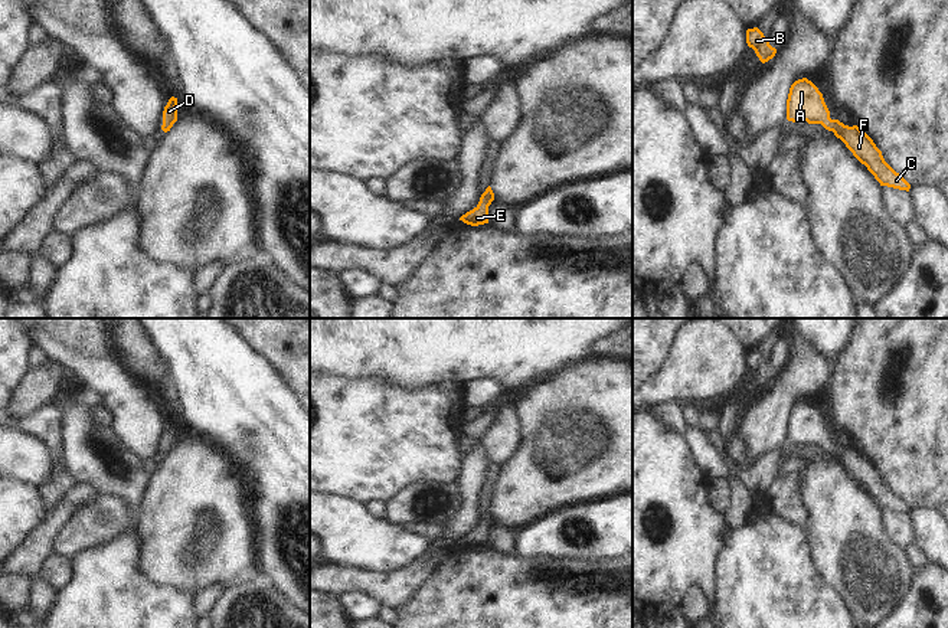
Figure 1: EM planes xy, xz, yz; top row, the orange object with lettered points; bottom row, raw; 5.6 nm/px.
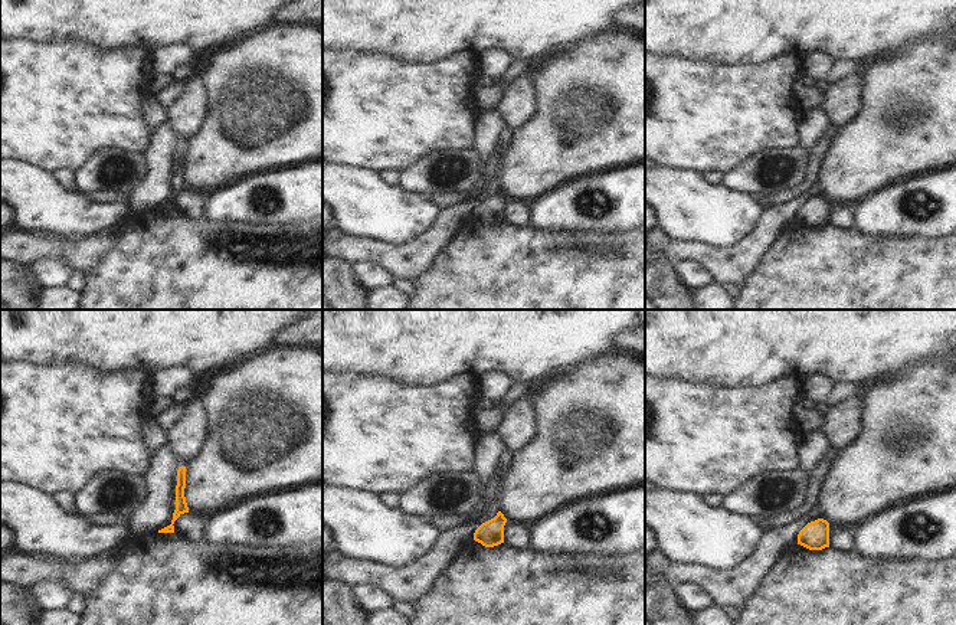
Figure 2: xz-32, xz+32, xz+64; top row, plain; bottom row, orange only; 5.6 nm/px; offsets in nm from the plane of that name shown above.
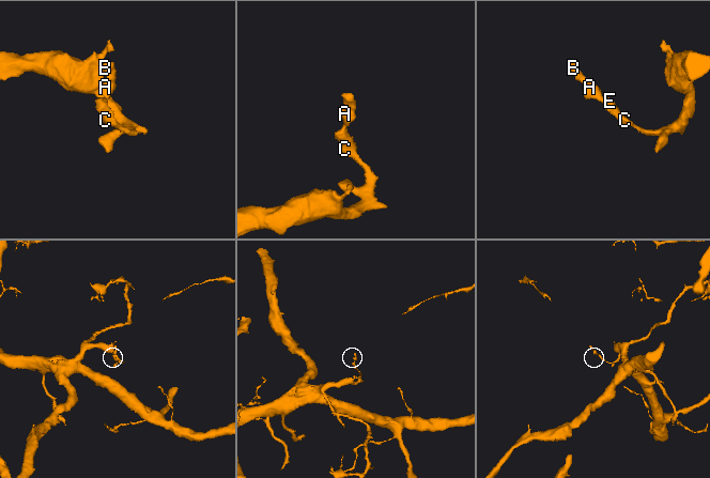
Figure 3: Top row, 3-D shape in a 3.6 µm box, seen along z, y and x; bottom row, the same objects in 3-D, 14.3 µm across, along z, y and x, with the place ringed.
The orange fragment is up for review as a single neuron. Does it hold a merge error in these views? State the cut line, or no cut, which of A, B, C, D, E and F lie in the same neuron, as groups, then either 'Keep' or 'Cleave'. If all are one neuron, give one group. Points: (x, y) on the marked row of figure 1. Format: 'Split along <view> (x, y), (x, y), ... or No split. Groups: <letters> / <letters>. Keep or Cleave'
No split. Groups: A B C D E F. Keep

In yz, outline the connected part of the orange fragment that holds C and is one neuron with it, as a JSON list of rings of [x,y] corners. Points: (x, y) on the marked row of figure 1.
[[[807,78],[795,81],[790,88],[787,120],[792,122],[807,121],[808,124],[821,124],[846,144],[880,186],[909,192],[911,184],[885,161],[882,151],[863,130],[857,125],[849,127],[839,120],[830,118],[823,94]]]

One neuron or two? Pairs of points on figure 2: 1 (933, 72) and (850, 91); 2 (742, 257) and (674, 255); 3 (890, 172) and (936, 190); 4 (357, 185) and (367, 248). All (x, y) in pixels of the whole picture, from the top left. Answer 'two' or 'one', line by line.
1: two
2: one
3: two
4: two

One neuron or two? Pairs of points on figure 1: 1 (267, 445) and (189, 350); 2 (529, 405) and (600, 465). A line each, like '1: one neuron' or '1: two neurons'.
1: one neuron
2: one neuron

